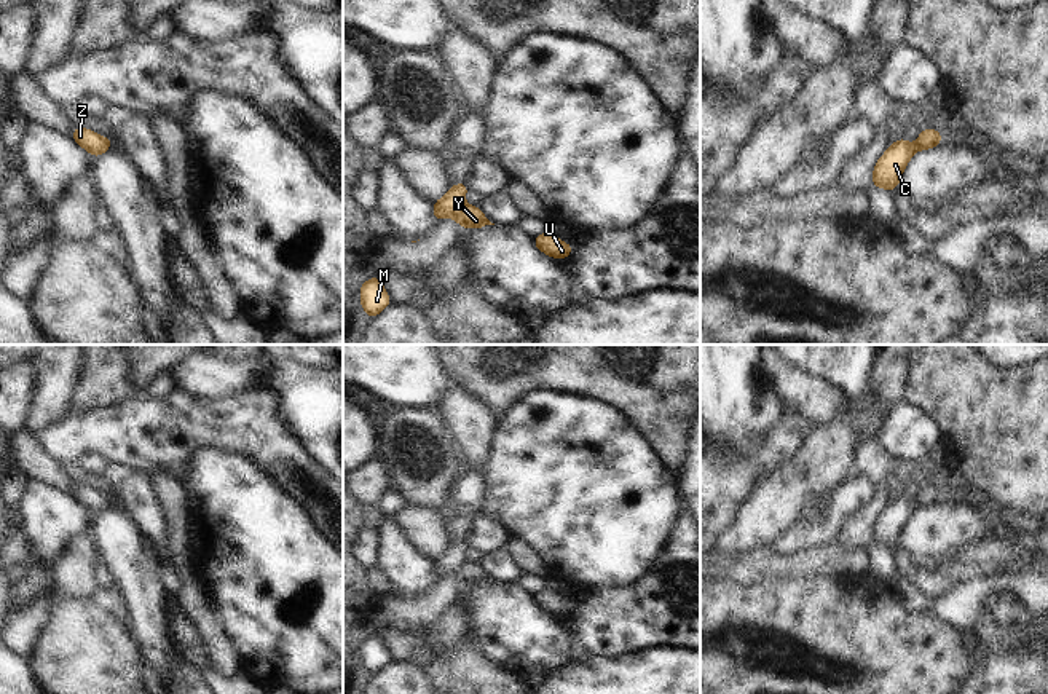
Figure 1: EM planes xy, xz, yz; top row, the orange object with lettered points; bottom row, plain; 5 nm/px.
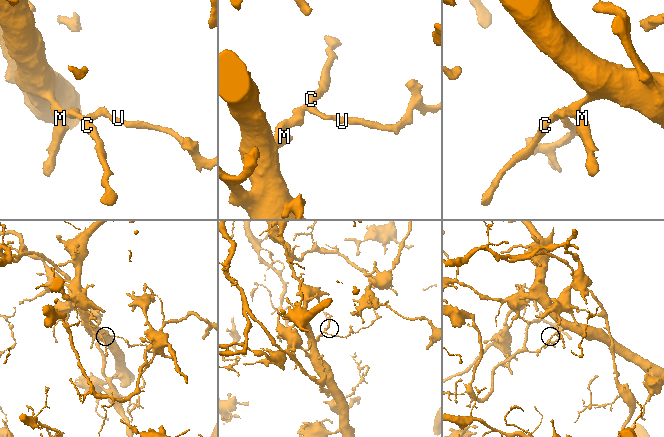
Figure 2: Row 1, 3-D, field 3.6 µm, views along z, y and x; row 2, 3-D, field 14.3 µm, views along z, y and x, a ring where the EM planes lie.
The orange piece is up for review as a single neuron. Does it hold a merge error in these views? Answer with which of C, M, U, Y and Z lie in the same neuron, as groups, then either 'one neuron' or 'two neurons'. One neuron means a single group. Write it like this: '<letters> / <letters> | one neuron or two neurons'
C M Z / U Y | two neurons

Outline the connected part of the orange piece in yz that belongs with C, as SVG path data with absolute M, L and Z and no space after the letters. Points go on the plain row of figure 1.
M904 495L892 501L877 517L873 528L873 542L893 549L904 530L908 519L920 507L919 501L909 501Z

